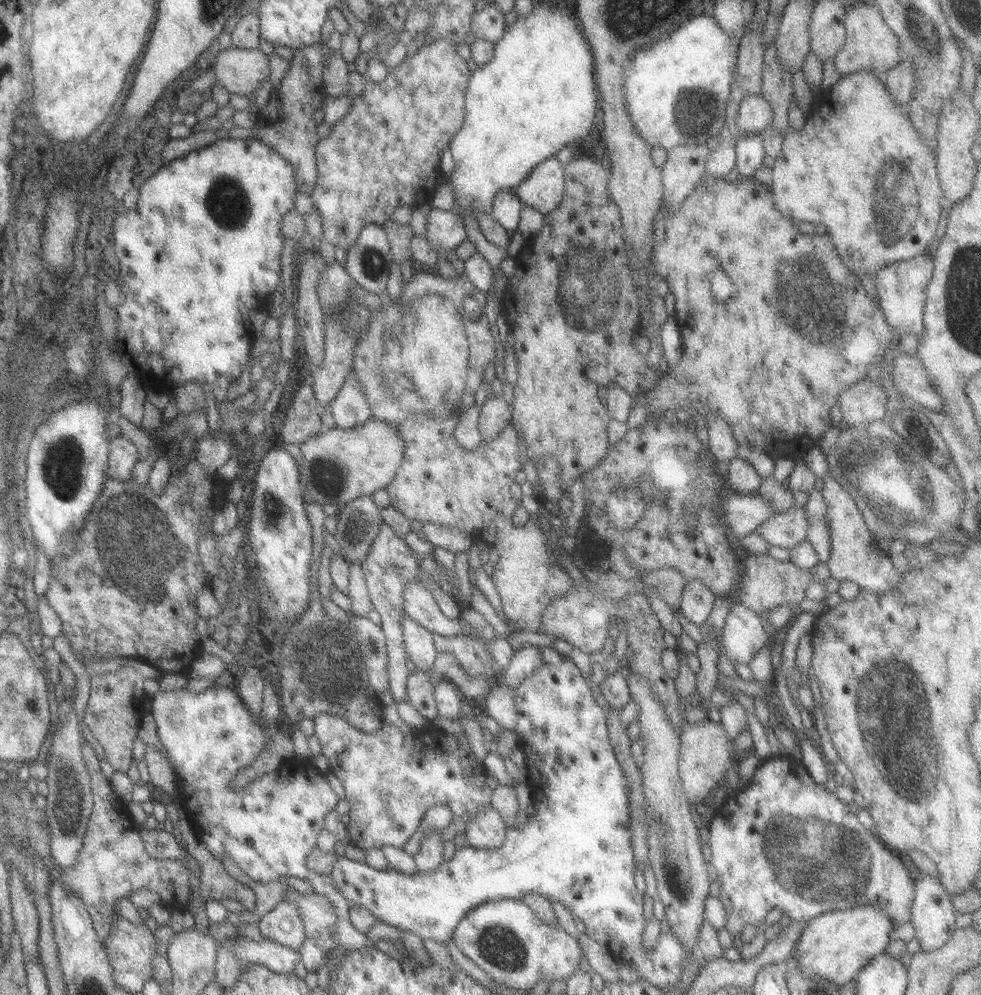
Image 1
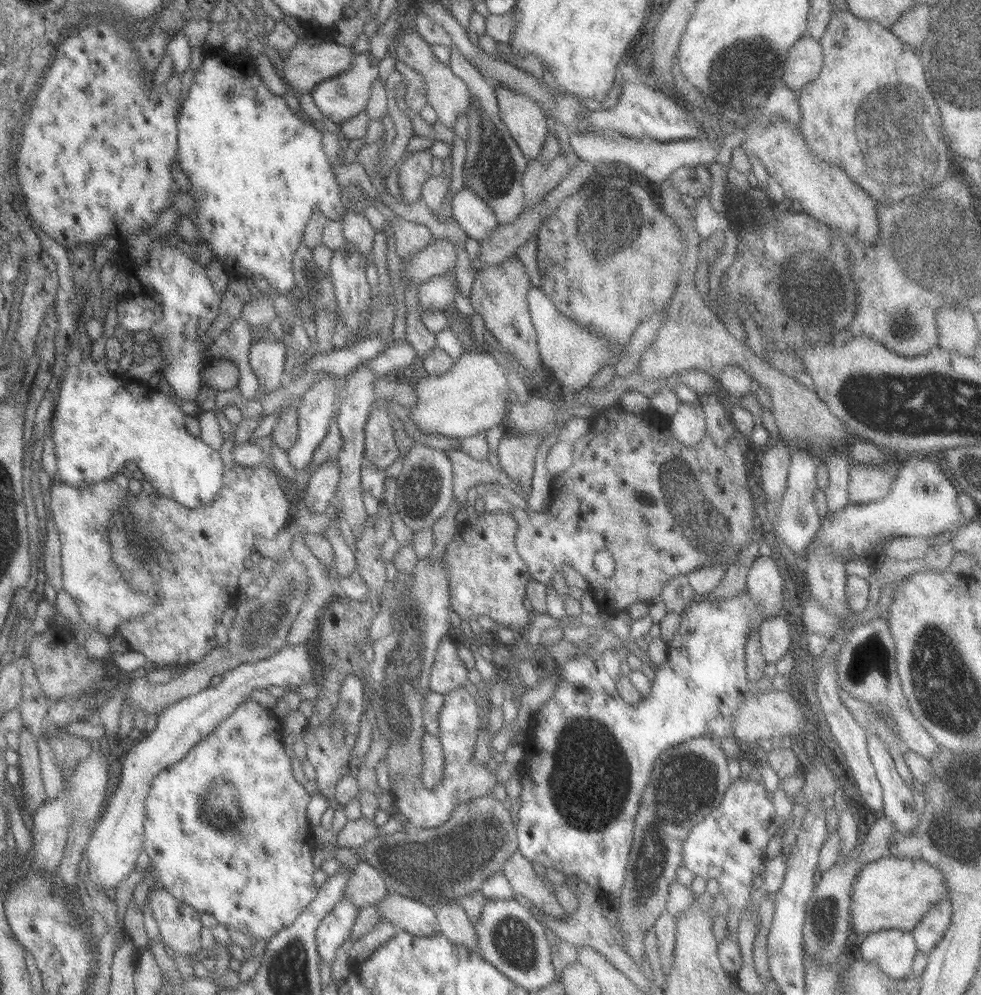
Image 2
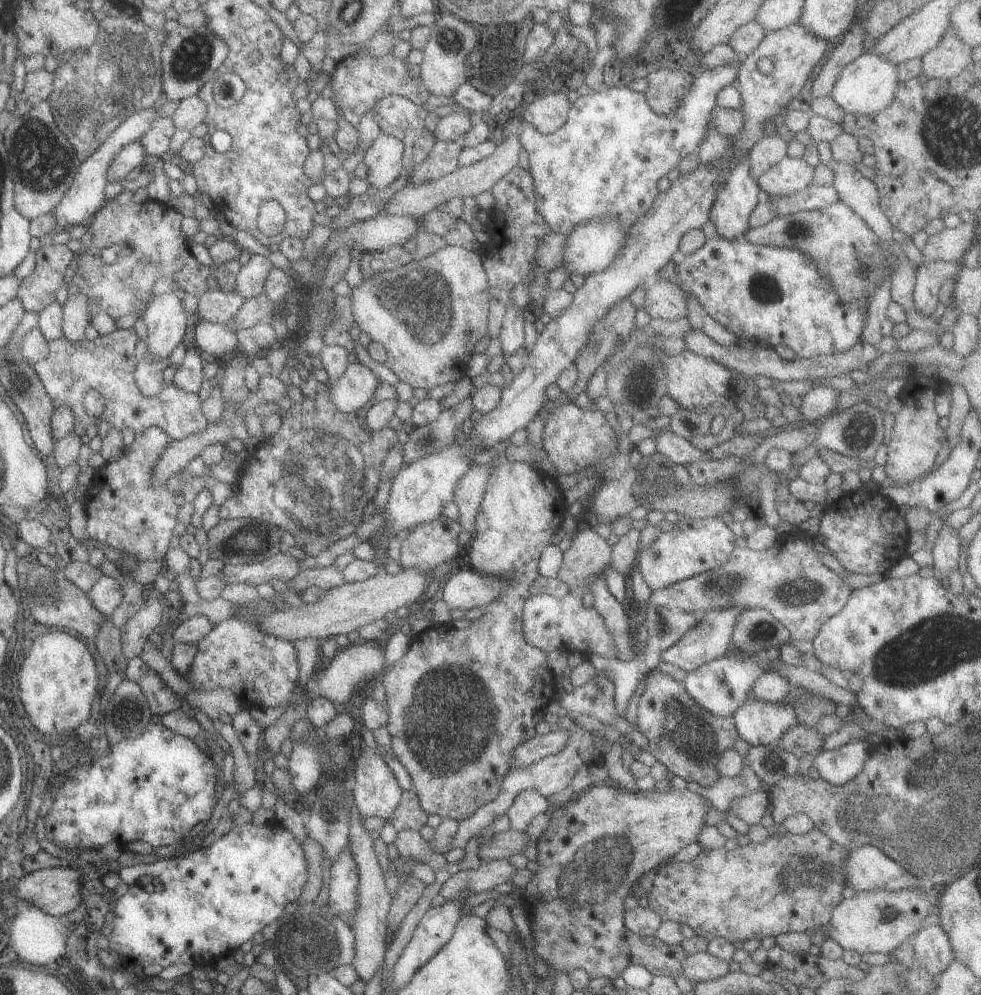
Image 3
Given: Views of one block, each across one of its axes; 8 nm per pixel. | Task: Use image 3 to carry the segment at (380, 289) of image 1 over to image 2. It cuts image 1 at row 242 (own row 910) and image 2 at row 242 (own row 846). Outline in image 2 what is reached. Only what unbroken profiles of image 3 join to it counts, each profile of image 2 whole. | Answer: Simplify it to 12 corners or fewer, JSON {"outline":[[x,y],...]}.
{"outline":[[363,214],[340,220],[345,242],[370,254],[373,228]]}

